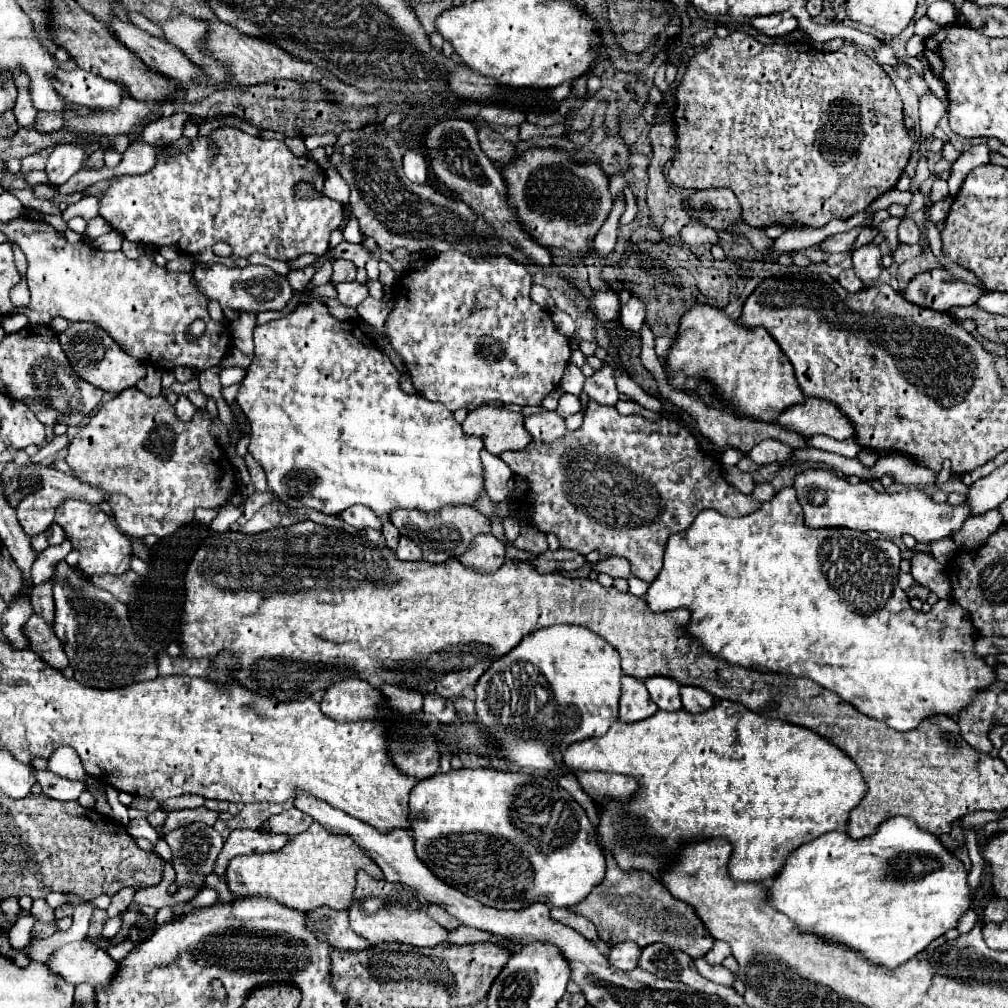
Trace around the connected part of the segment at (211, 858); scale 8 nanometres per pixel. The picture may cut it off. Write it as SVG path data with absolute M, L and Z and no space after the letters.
M191 823L167 833L163 839L173 851L173 869L179 887L189 883L203 887L203 877L211 873L223 847L221 835L205 823Z

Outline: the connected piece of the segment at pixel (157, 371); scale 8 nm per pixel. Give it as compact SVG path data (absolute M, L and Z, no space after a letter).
M149 363L149 365L147 365L147 377L145 377L143 381L139 381L135 387L137 387L139 391L143 391L145 395L149 395L149 397L161 395L161 373L163 373L161 367Z

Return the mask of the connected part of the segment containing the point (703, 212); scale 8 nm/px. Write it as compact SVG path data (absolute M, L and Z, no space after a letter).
M701 189L701 191L693 191L693 195L689 195L693 199L695 205L695 217L699 217L701 223L713 227L719 233L729 233L731 225L735 225L741 219L741 205L735 197L735 193L731 189Z

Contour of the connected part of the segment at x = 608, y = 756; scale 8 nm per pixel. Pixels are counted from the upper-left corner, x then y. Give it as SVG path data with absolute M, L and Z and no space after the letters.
M715 701L715 705L699 715L691 715L685 709L679 711L657 711L655 715L639 721L639 723L621 723L617 721L615 725L611 725L611 729L603 735L603 737L593 737L587 741L579 741L575 745L569 745L565 749L563 755L565 763L569 769L581 769L581 771L605 771L605 773L623 773L623 775L631 775L639 781L639 793L635 799L631 799L629 803L617 803L617 801L607 801L597 805L599 807L599 833L601 833L601 841L607 849L613 851L615 861L619 863L621 869L631 871L631 869L643 869L647 873L651 873L653 877L657 877L667 863L675 857L675 853L679 851L679 847L687 841L695 841L701 837L725 837L731 845L733 845L733 855L729 861L729 875L735 881L767 881L779 875L779 871L785 865L785 859L803 843L809 843L813 839L817 839L819 835L827 833L827 831L837 831L837 829L845 829L847 821L849 821L849 813L859 805L859 801L865 797L867 793L867 783L861 775L861 771L857 769L855 761L841 751L837 745L833 745L831 741L823 739L821 735L793 725L789 721L781 721L781 719L771 719L765 715L757 715L749 709L745 709L739 703L733 701Z

